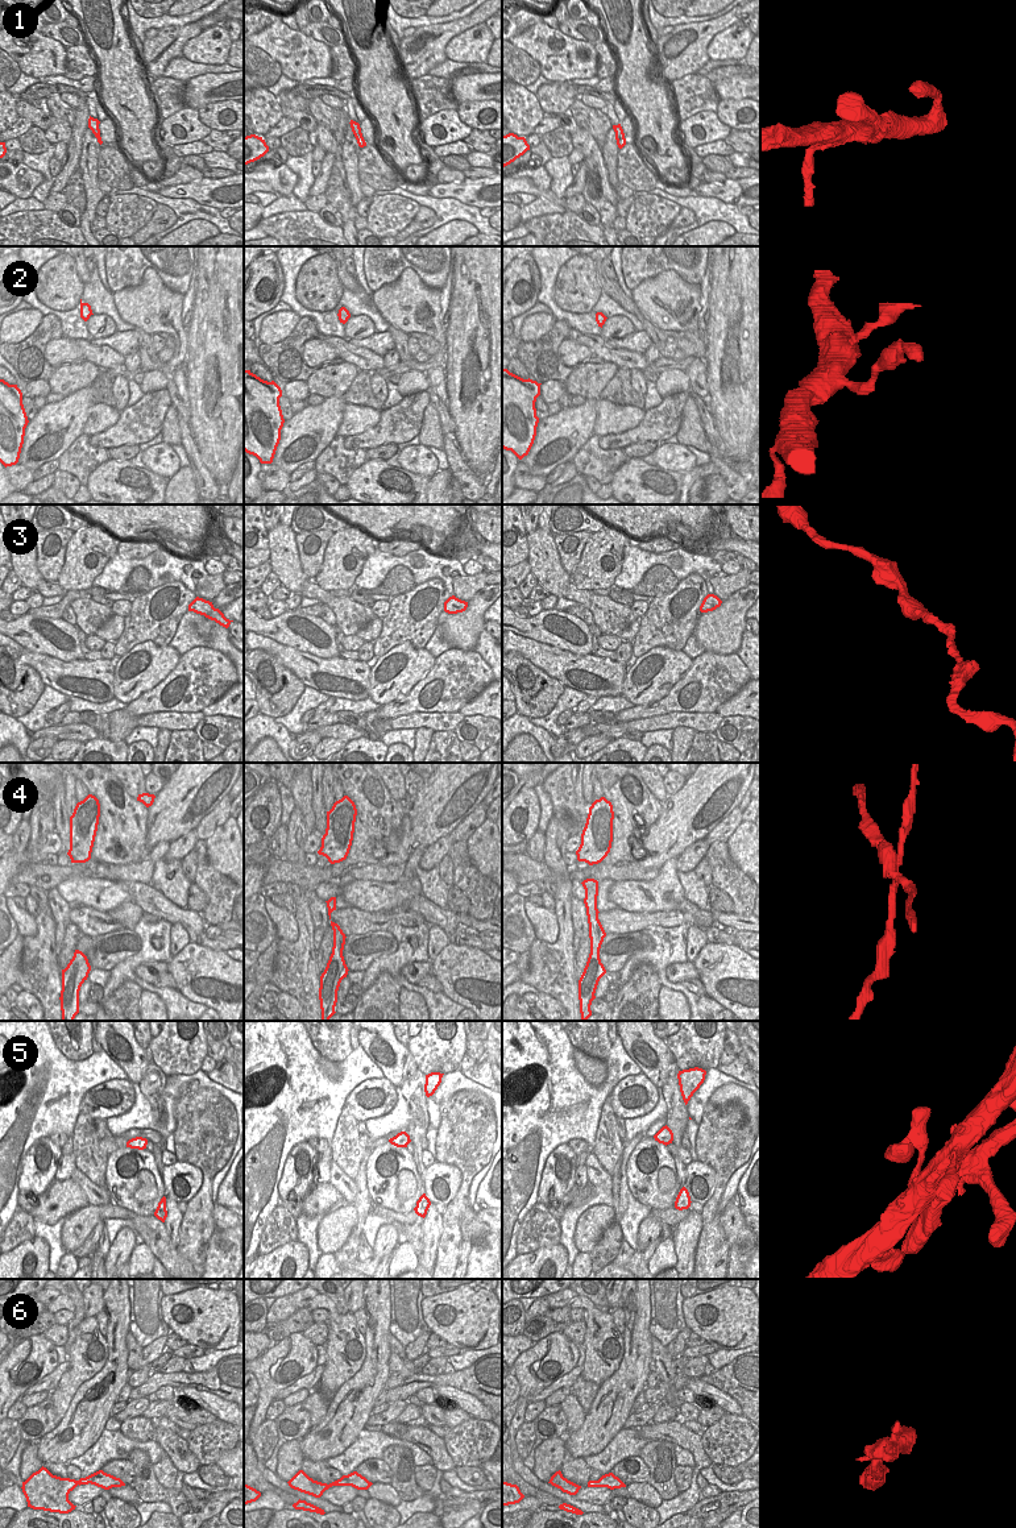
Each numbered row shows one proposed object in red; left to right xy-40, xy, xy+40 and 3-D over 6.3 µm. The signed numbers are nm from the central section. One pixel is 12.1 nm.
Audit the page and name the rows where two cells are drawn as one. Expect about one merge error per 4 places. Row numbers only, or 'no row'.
4

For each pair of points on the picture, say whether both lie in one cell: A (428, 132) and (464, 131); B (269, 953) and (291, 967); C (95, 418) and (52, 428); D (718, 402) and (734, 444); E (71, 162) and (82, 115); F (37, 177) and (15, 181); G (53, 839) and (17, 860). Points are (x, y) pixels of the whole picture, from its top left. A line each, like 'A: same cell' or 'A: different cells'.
A: same cell
B: different cells
C: different cells
D: same cell
E: same cell
F: same cell
G: same cell

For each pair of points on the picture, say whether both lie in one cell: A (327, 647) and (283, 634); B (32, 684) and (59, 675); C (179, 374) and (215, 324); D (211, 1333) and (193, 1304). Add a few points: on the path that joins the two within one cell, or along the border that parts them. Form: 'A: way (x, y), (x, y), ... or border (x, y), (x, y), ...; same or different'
A: way (316, 638), (311, 634), (294, 634); same
B: border (20, 659), (30, 665), (45, 684); different
C: border (183, 369), (189, 399); different
D: way (210, 1327), (195, 1311); same

